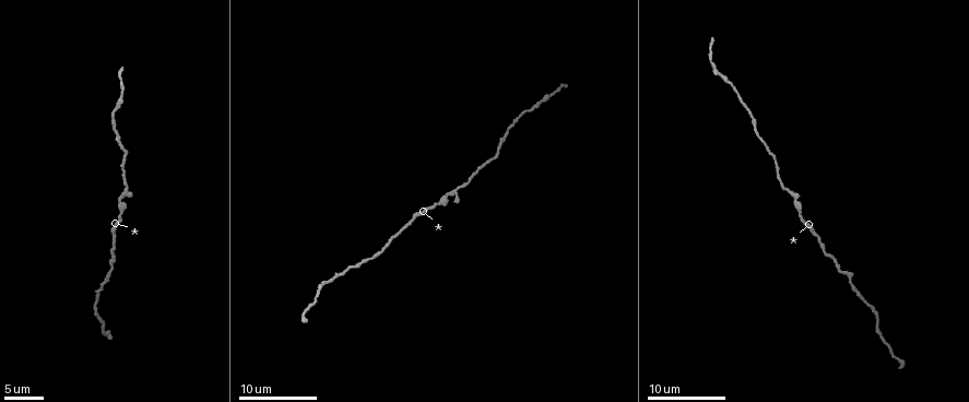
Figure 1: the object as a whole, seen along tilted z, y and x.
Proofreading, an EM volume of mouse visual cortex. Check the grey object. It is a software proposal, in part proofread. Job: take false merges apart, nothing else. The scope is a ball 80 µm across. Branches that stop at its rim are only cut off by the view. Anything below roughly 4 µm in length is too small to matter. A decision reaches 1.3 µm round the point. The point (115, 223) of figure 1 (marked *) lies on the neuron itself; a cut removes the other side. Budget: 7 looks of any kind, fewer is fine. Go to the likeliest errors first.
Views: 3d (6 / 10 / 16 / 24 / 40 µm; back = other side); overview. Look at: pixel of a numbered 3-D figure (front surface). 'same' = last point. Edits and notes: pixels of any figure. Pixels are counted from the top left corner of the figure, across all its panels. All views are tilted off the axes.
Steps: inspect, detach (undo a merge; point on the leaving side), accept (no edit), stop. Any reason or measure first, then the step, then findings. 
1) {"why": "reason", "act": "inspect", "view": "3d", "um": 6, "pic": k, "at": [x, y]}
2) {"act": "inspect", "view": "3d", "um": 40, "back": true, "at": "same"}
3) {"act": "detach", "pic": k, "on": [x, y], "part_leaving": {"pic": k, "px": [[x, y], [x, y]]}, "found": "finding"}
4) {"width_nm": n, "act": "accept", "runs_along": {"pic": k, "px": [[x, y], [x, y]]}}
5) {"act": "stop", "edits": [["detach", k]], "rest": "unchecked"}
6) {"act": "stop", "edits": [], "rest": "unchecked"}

{"why": "side arm on a straight run", "act": "inspect", "view": "3d", "um": 6, "pic": 1, "at": [124, 193]}

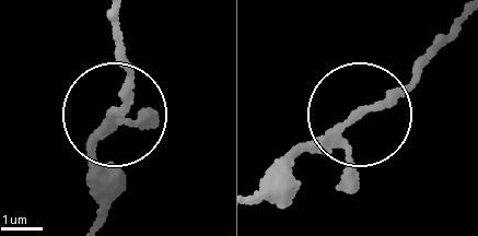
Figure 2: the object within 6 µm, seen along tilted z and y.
{"arms": 3, "act": "accept", "runs_along": {"pic": 2, "px": [[260, 191], [291, 154], [411, 83], [440, 46]]}, "found": "continuous, no second neuron"}

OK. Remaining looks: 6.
{"act": "inspect", "view": "3d", "um": 10, "pic": 1, "at": [859, 296]}

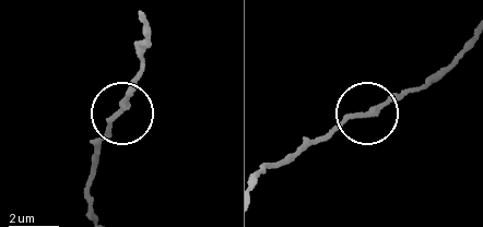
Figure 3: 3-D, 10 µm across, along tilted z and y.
{"act": "accept", "runs_along": {"pic": 3, "px": [[143, 20], [149, 42], [139, 79], [99, 142]]}, "found": "continuous, no second neuron"}

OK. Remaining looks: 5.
{"why": "sudden change in width", "act": "inspect", "view": "3d", "um": 10, "pic": 1, "at": [118, 133]}

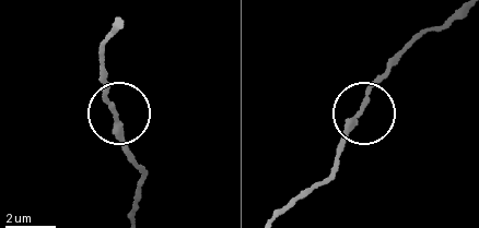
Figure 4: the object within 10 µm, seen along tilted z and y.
{"act": "accept", "runs_along": {"pic": 4, "px": [[133, 215], [140, 174], [101, 83]]}, "found": "all the same neuron"}

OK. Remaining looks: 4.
{"act": "stop", "edits": [], "rest": "unchecked"}

